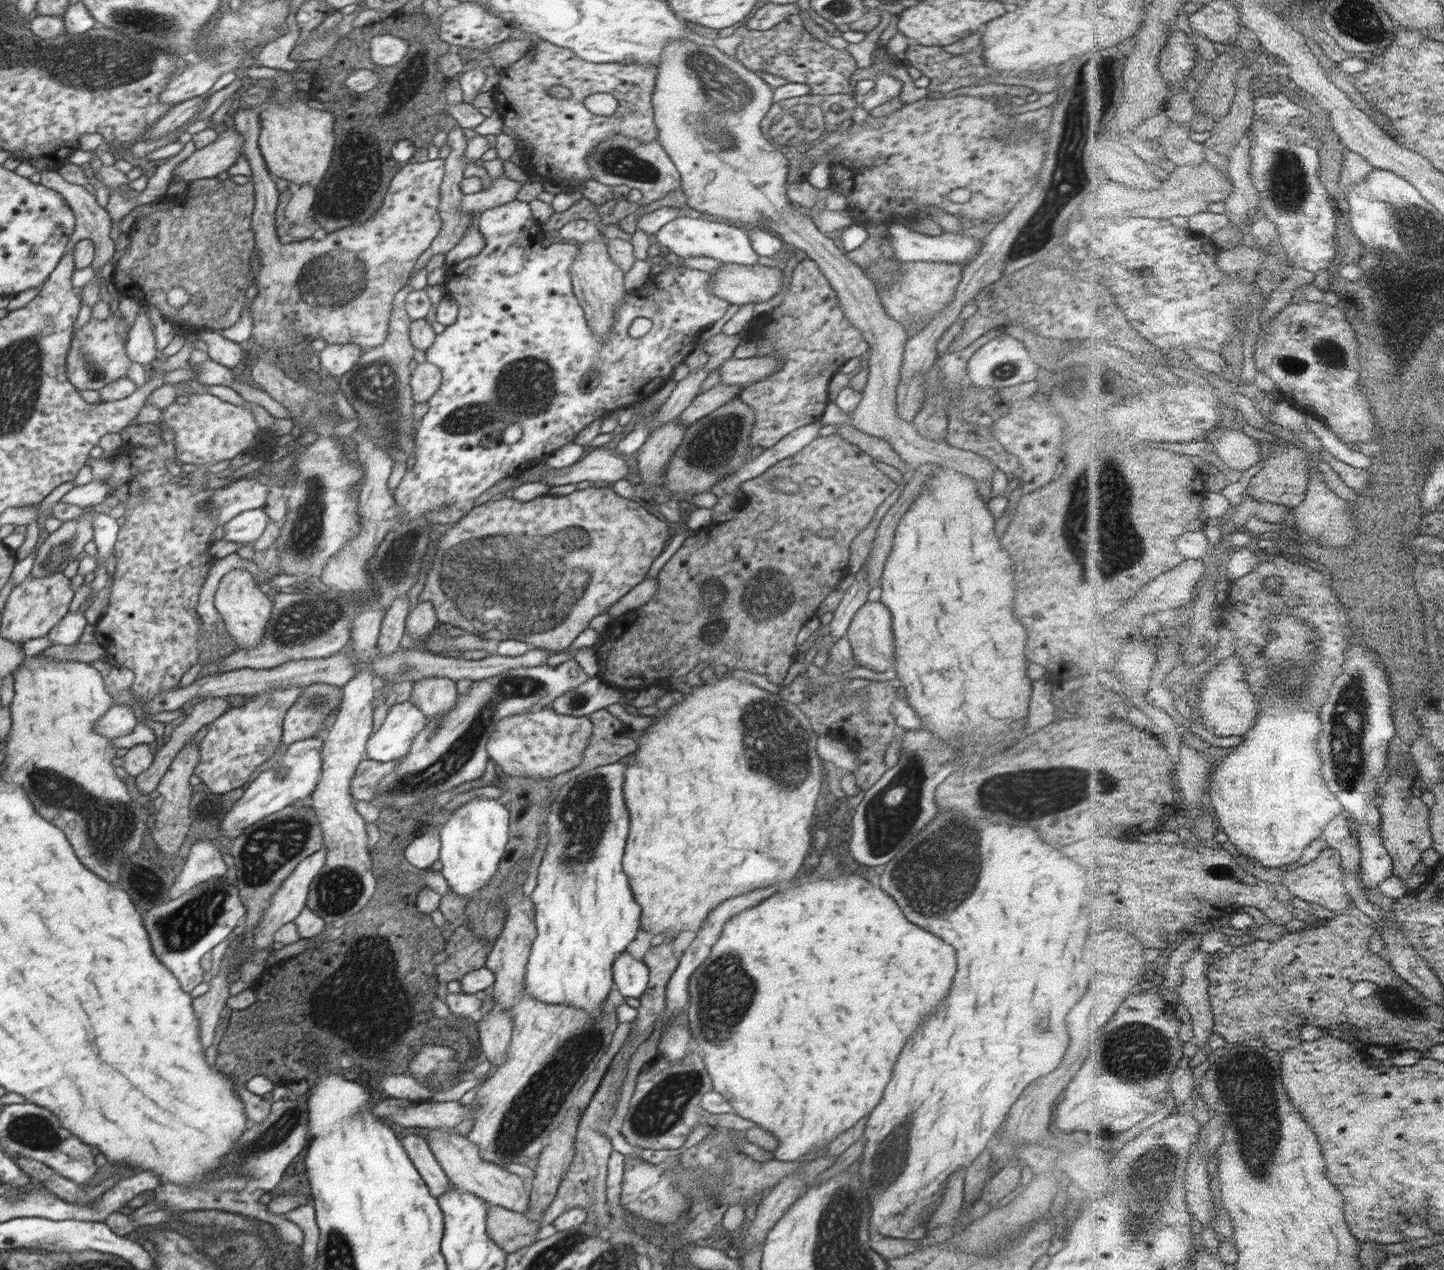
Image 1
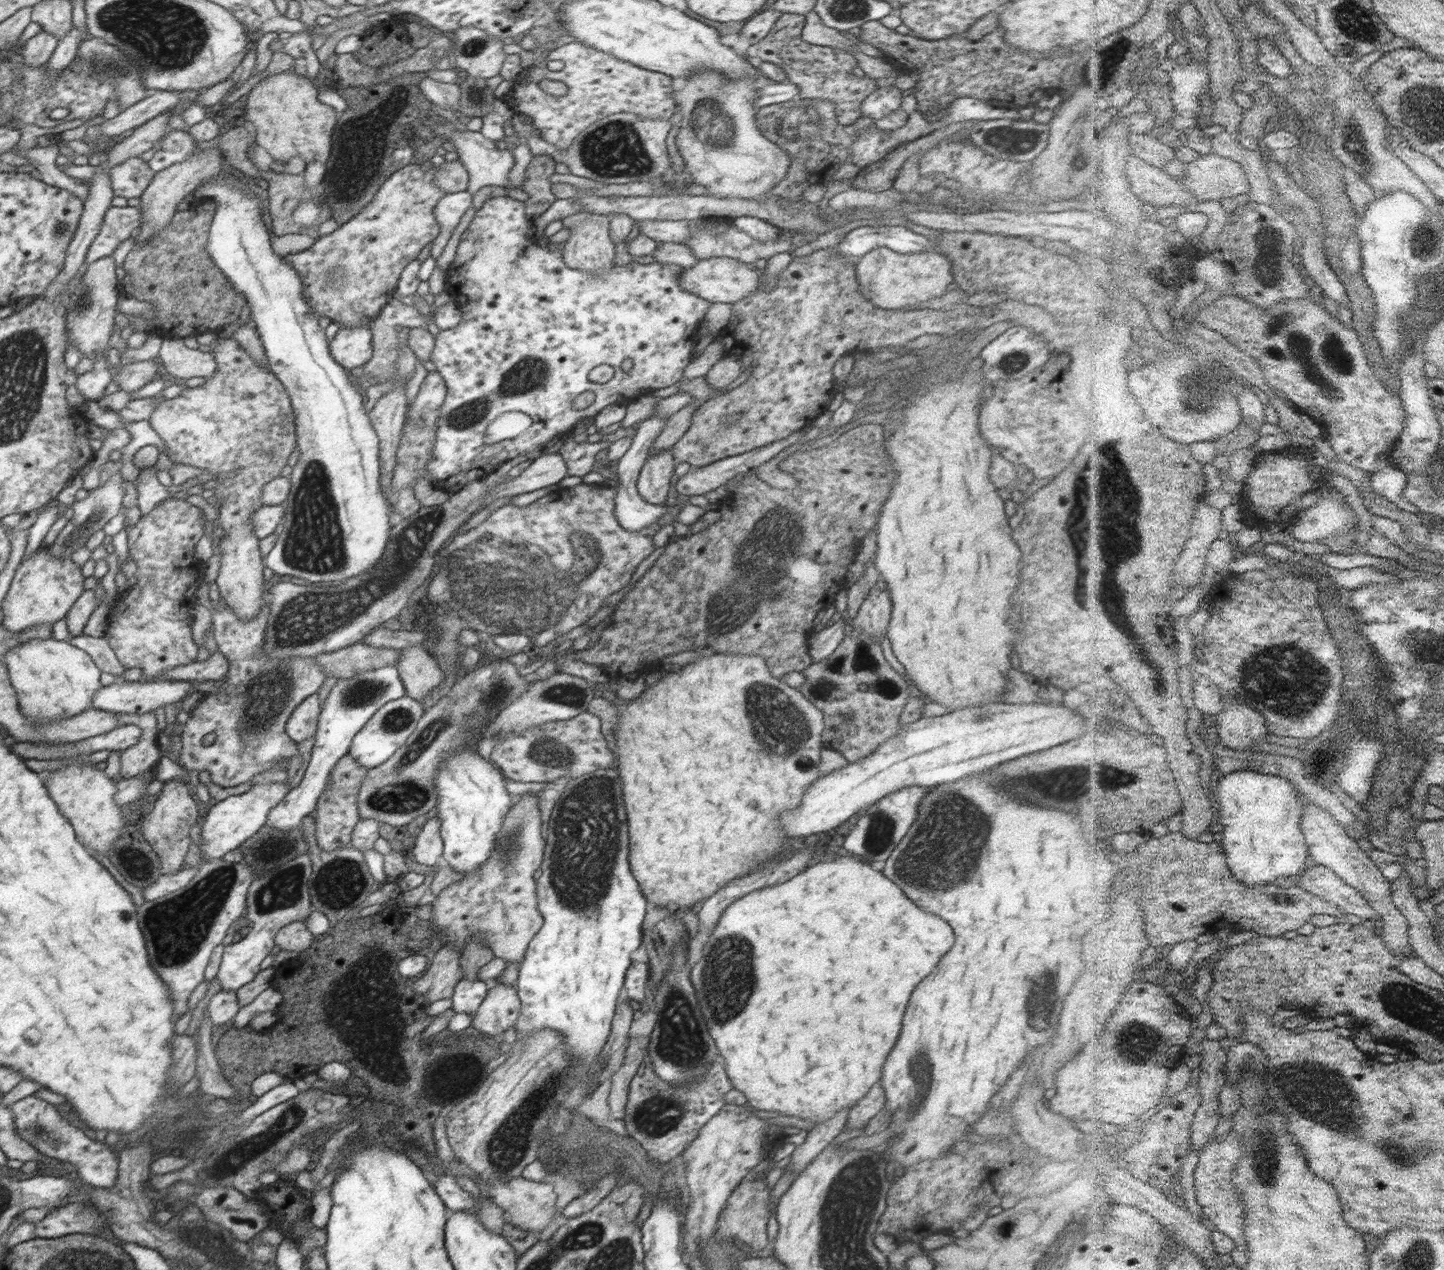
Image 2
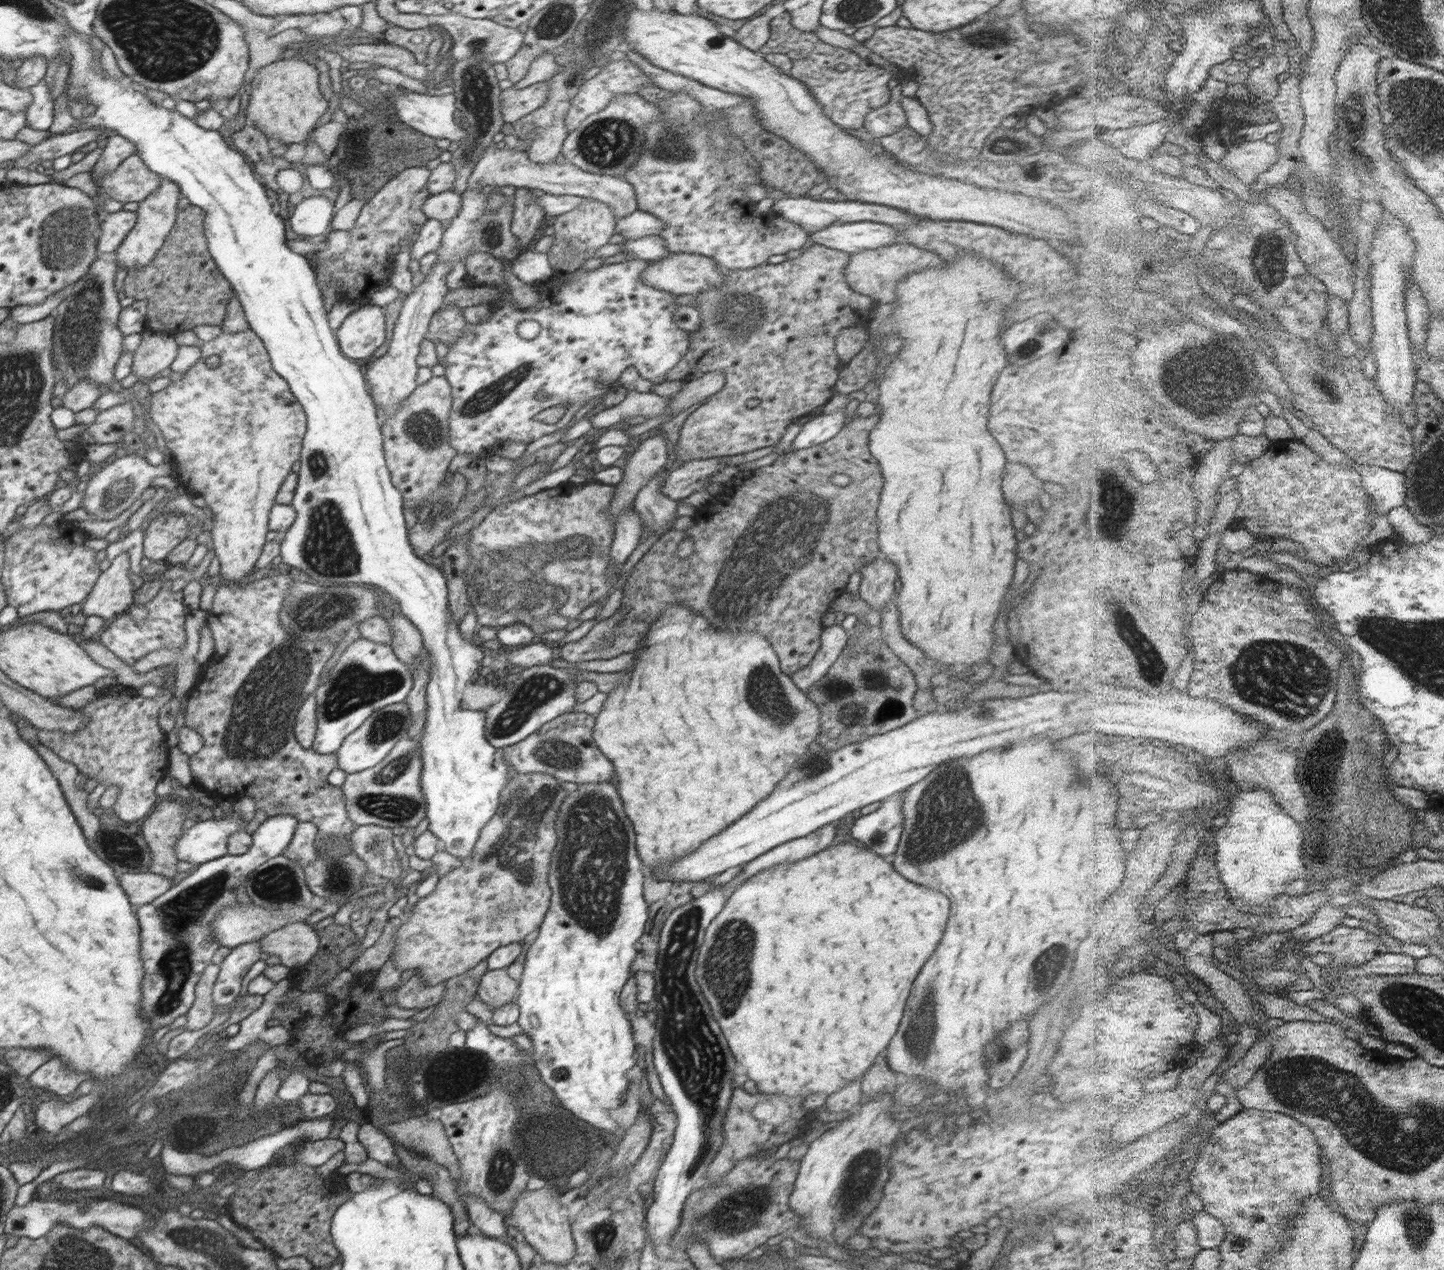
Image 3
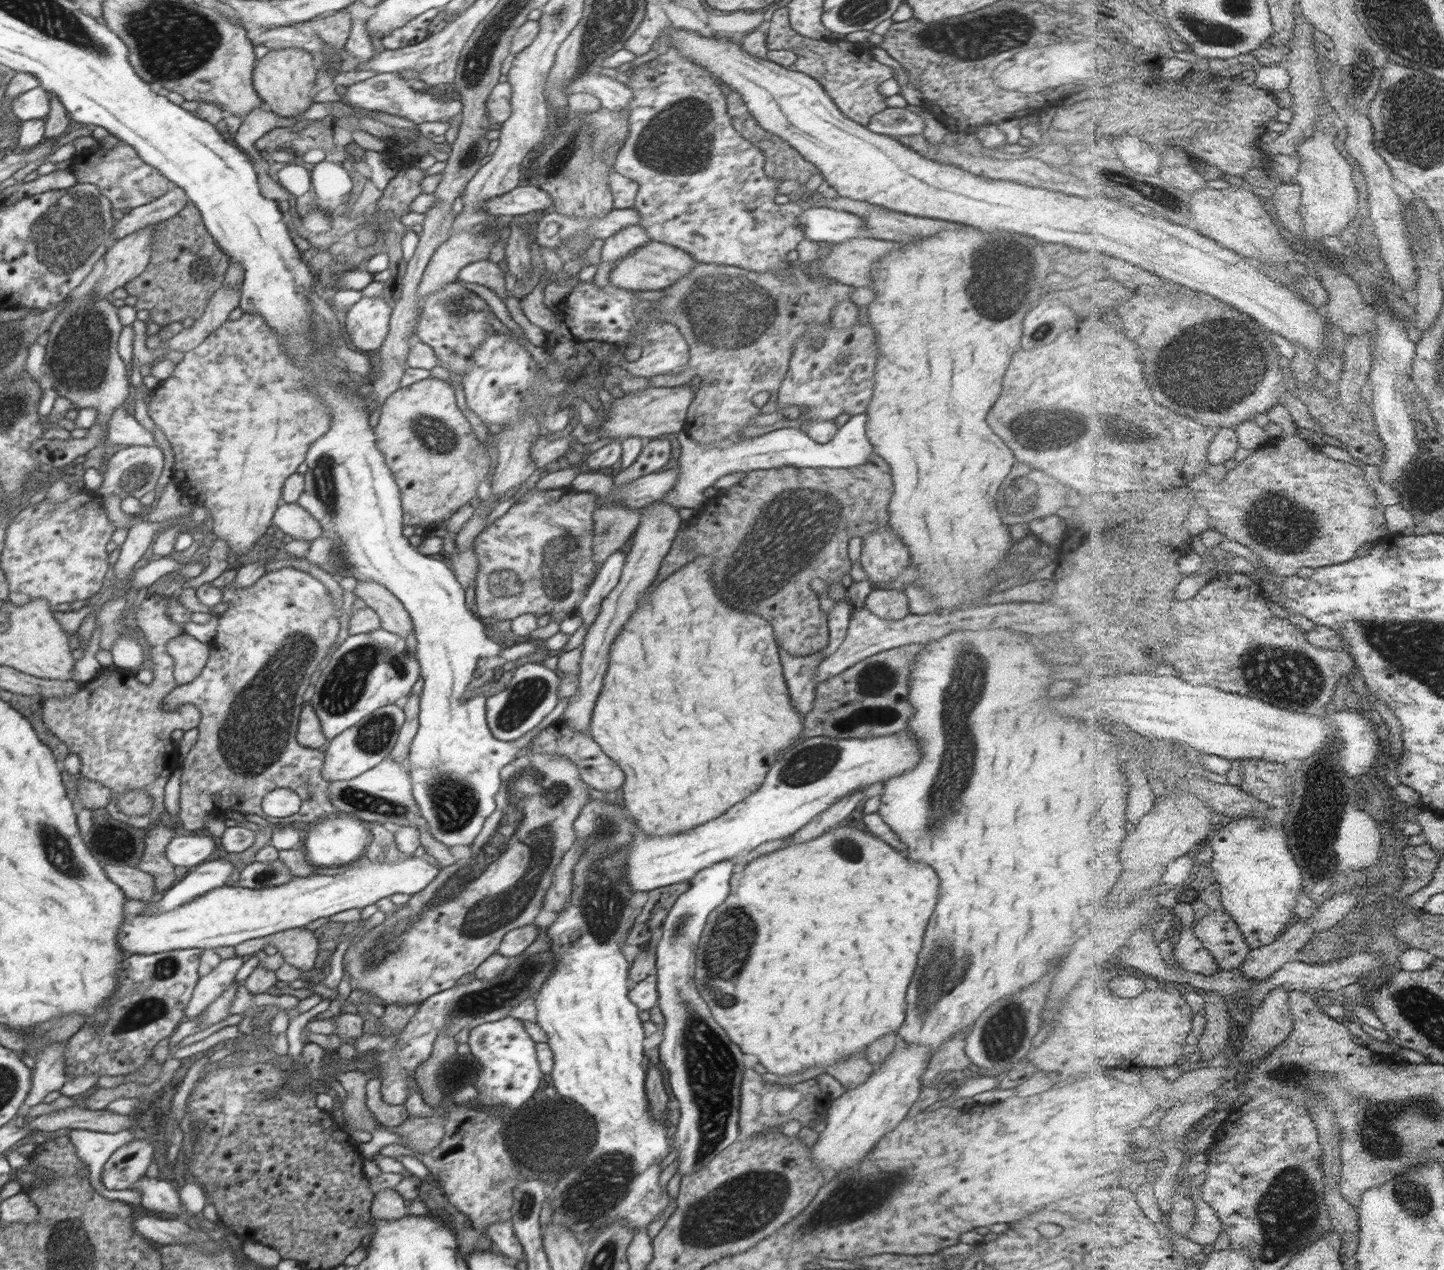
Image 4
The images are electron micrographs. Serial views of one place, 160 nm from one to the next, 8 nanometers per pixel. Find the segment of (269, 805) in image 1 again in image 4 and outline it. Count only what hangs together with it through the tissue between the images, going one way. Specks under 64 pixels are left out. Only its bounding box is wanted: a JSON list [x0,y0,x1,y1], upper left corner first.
[166,831,216,866]

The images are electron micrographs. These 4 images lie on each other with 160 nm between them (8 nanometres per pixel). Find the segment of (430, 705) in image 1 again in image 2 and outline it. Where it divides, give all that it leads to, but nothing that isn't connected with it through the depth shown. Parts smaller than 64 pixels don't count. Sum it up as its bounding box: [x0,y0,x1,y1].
[396,644,445,702]

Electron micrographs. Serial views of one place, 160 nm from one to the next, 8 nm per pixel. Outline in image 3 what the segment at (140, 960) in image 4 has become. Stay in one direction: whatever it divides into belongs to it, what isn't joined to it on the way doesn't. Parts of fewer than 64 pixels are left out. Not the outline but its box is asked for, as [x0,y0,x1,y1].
[28,814,299,1097]

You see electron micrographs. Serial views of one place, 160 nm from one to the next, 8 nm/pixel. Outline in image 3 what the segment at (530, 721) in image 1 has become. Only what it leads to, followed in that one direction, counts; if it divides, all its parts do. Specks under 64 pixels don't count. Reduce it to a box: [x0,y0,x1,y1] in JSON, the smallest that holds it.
[501,711,615,783]

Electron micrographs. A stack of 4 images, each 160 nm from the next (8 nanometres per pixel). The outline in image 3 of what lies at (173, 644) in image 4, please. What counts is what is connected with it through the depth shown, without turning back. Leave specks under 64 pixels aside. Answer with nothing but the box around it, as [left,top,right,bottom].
[132,609,208,696]

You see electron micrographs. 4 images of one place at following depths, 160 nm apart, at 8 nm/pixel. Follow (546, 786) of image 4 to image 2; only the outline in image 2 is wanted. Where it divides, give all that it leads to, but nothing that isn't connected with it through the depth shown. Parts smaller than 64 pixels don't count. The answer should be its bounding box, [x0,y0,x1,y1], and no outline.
[431,792,544,962]

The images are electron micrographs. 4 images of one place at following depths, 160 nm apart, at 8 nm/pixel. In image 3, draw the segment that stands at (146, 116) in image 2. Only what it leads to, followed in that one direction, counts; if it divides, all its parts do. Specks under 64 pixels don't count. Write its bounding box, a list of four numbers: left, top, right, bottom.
[10,128,109,168]

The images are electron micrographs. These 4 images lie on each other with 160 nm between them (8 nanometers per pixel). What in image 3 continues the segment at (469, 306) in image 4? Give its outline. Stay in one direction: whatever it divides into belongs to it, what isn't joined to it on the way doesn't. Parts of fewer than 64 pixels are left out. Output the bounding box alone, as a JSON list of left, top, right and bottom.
[426,305,467,346]

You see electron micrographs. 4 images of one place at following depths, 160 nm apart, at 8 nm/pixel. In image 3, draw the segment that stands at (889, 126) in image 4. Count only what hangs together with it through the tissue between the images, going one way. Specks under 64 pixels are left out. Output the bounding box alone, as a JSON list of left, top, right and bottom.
[865,98,908,137]

